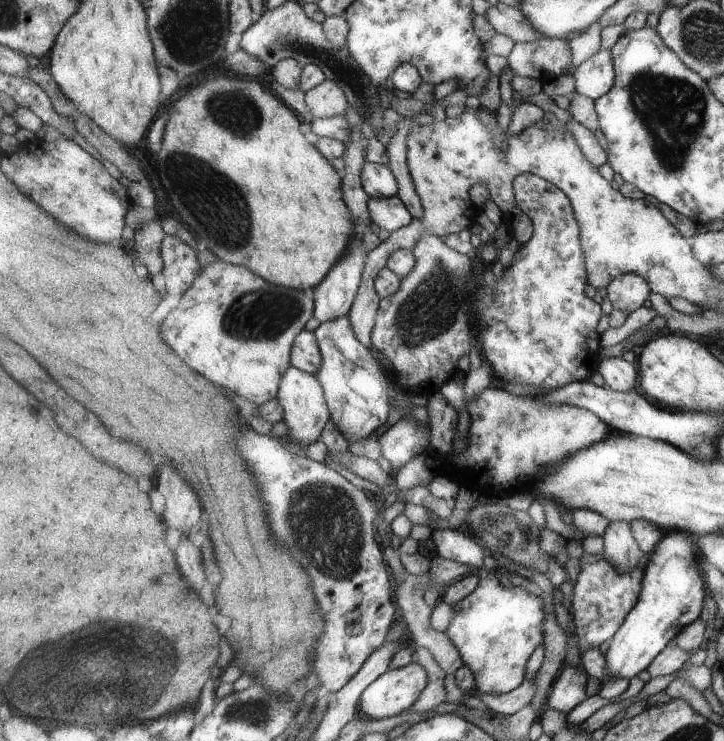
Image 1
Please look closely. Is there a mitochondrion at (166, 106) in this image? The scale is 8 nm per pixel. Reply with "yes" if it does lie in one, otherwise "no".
no

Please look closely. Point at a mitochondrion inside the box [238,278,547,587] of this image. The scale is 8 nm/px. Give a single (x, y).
(324, 516)

